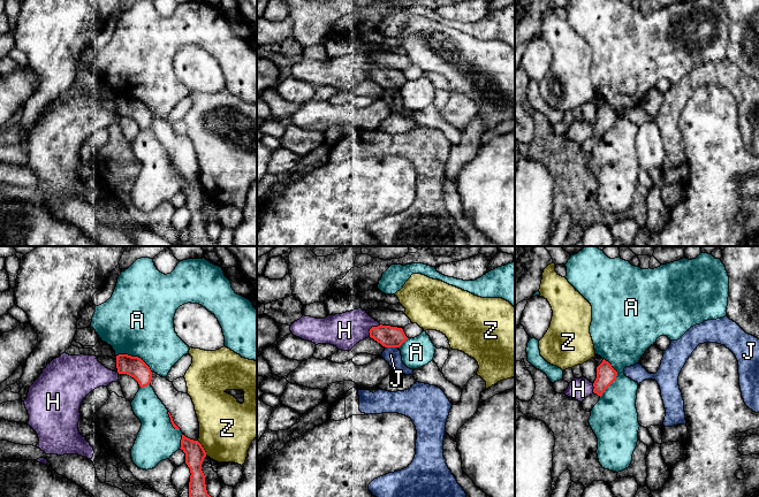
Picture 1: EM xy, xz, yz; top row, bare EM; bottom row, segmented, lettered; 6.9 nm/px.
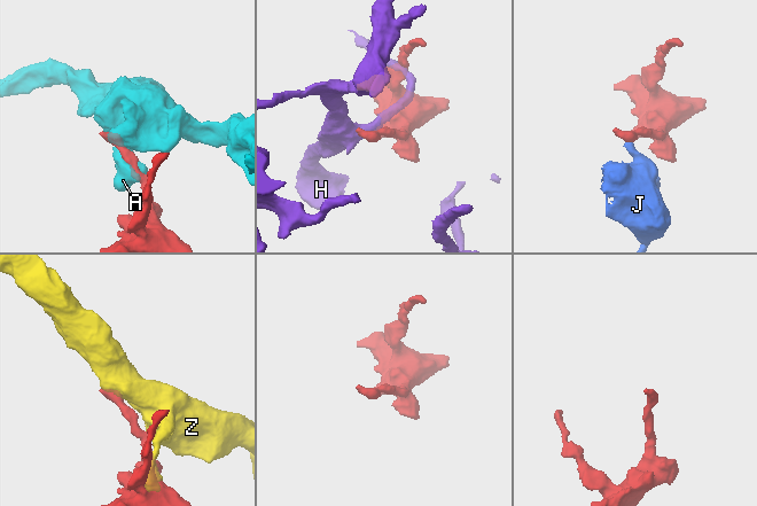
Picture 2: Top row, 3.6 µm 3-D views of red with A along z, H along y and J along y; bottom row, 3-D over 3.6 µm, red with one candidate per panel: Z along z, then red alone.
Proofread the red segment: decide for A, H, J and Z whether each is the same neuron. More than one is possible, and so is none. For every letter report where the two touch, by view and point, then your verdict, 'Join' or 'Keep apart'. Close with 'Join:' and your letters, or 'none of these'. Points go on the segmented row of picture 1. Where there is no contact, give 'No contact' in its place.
A: Touches red at yz (615, 377). Keep apart
H: Touches red at xz (371, 328). Keep apart
J: Touches red at xz (392, 346). Keep apart
Z: Touches red at xy (203, 448). Keep apart
Join: none of these

